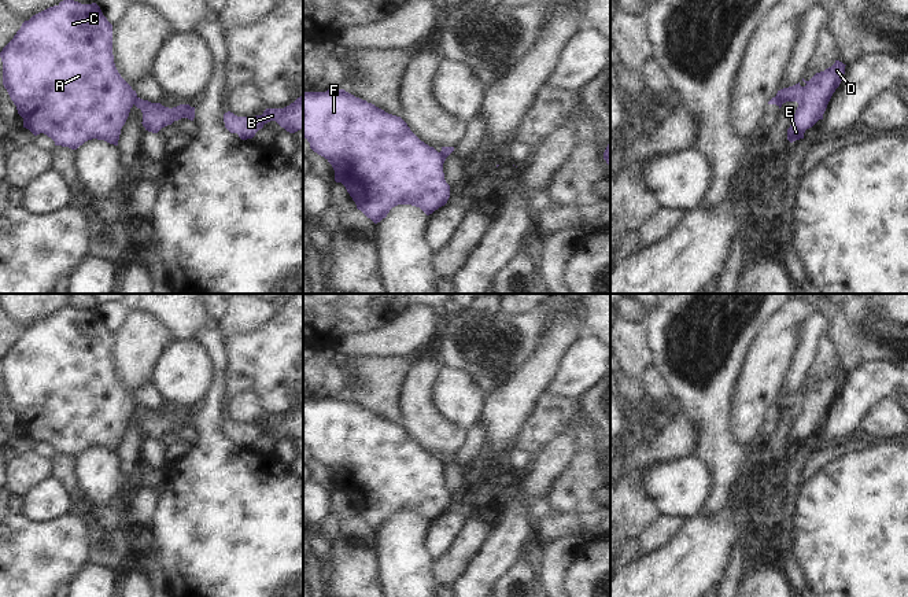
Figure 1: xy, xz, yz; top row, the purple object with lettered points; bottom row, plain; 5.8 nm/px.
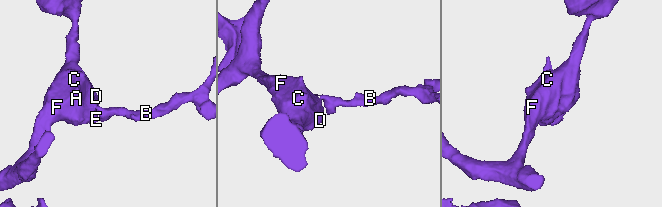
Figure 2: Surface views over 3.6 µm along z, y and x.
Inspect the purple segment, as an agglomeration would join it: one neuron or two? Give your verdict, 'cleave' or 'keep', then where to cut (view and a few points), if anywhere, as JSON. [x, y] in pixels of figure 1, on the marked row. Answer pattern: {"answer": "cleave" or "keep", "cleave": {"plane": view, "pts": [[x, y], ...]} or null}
{"answer": "cleave", "cleave": {"plane": "xy", "pts": [[136, 96], [132, 103]]}}

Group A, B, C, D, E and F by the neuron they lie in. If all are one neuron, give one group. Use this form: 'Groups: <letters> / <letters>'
Groups: A C D E F / B

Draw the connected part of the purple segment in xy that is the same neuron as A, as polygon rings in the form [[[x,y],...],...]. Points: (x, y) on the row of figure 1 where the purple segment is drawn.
[[[63,0],[29,21],[25,21],[14,38],[0,52],[3,62],[3,85],[23,118],[23,128],[34,136],[44,133],[55,145],[77,150],[85,141],[97,139],[118,145],[136,91],[118,73],[112,55],[112,25],[96,3],[81,4]]]

